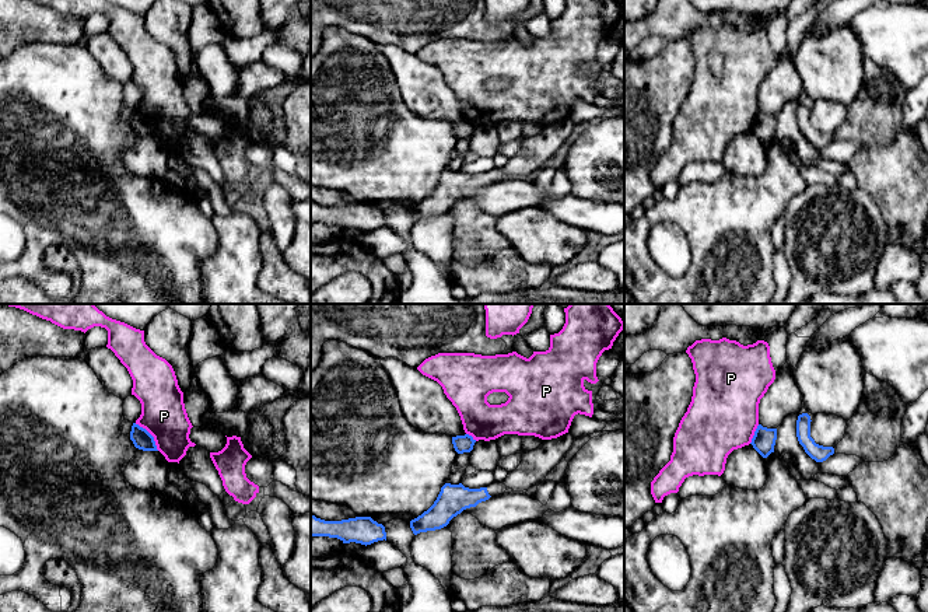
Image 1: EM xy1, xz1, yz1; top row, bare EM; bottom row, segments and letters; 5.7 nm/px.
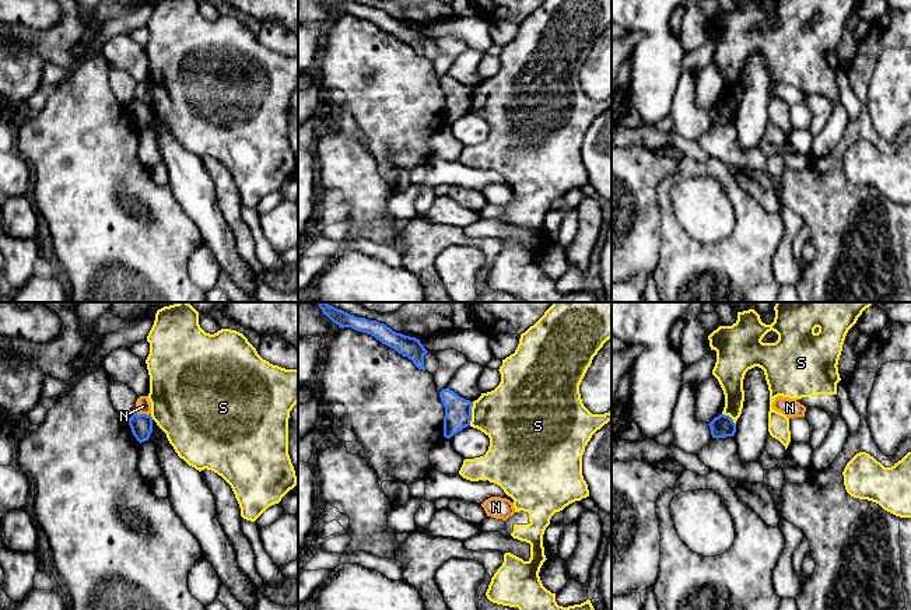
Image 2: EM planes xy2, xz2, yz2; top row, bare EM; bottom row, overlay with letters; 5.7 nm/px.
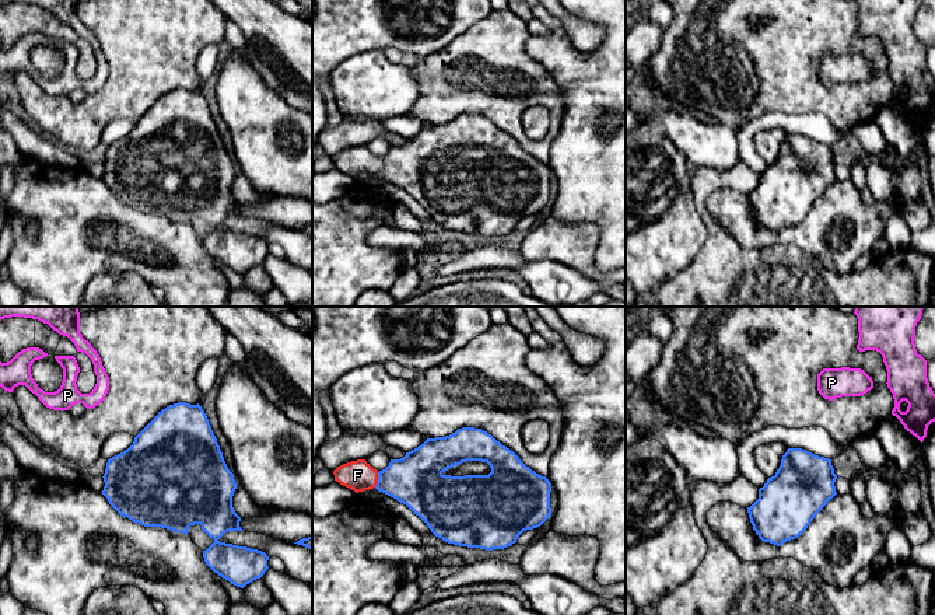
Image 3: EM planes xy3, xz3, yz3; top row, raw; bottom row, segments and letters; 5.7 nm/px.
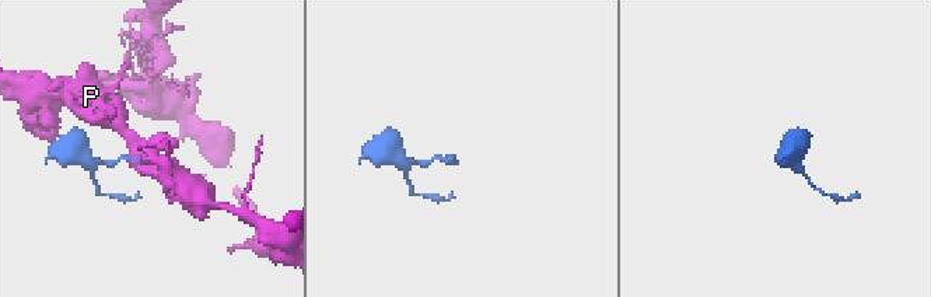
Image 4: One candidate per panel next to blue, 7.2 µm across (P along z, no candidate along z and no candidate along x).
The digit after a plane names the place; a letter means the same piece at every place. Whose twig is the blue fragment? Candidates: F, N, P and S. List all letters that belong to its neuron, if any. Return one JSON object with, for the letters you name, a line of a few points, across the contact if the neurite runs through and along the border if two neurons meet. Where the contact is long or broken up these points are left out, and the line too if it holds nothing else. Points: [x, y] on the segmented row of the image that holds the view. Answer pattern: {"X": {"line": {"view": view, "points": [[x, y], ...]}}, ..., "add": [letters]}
{"F": {"line": {"view": "xz3", "points": [[416, 479], [378, 479], [357, 475]]}}, "add": ["F"]}

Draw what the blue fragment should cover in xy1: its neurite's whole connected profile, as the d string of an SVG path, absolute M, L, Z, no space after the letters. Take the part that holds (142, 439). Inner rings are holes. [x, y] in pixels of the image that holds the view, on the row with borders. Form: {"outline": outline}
{"outline": "M133 423L130 431L130 440L133 441L134 447L143 451L158 451L154 437L139 424Z"}

